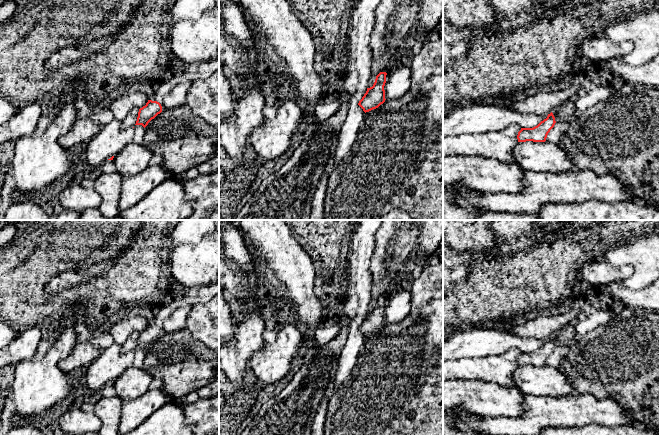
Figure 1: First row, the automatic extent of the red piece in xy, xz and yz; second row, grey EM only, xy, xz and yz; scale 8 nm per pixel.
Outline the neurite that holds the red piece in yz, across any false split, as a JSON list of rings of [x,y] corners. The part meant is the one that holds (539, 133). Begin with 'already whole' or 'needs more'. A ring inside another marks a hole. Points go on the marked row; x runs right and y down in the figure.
already whole; [[[553,113],[548,114],[547,118],[533,128],[521,128],[518,132],[518,142],[545,142],[548,133],[554,127],[556,121]]]

